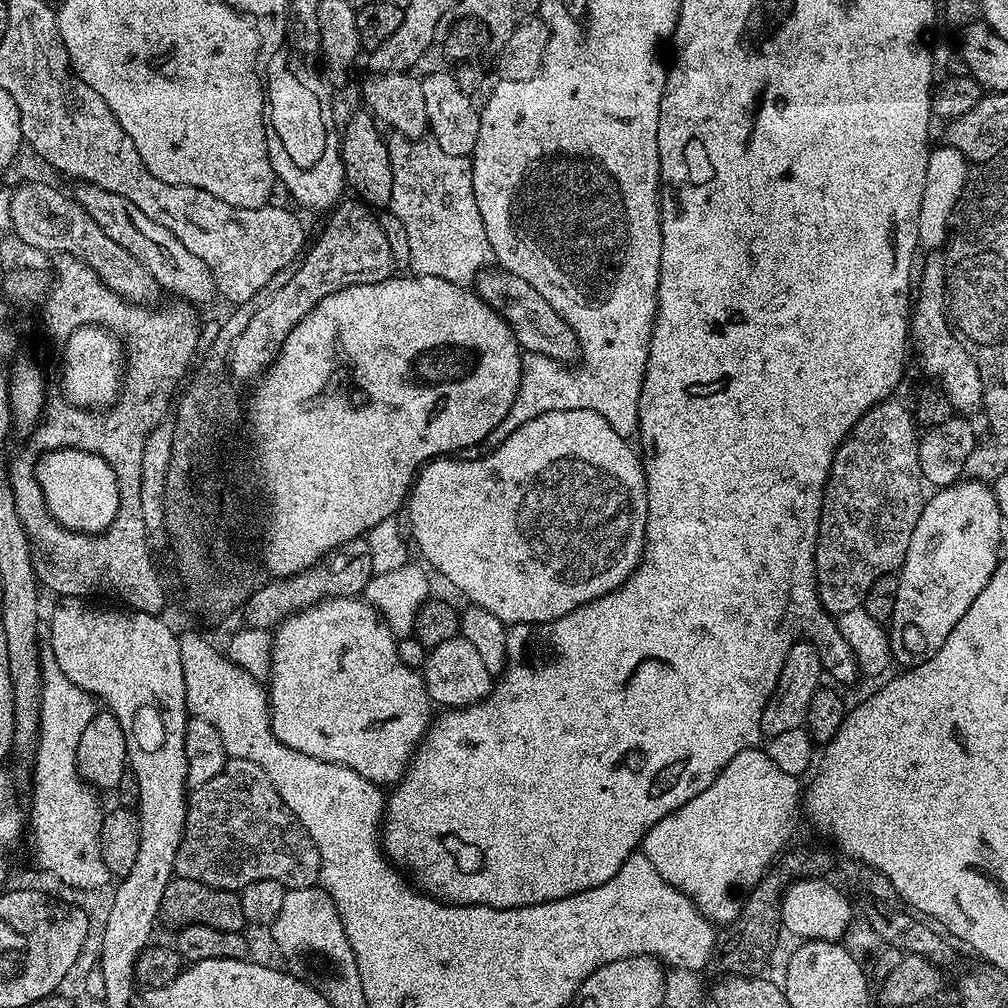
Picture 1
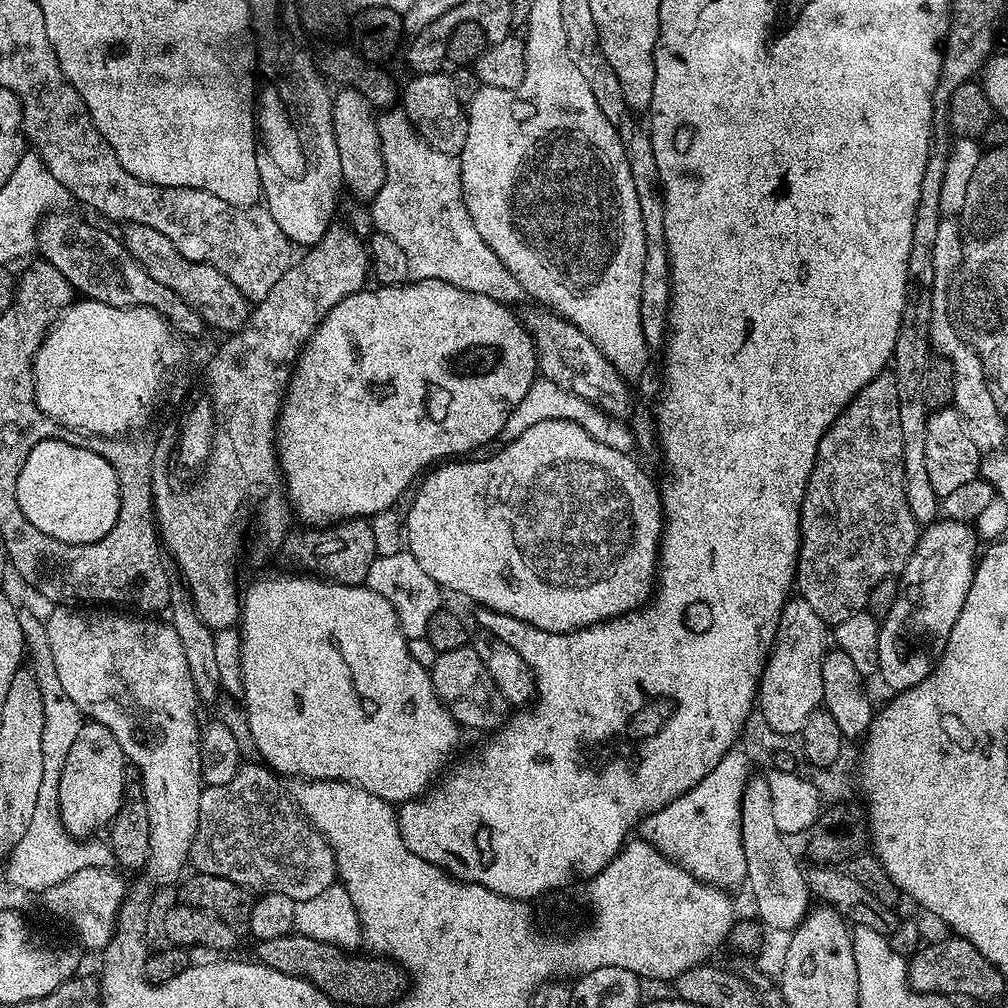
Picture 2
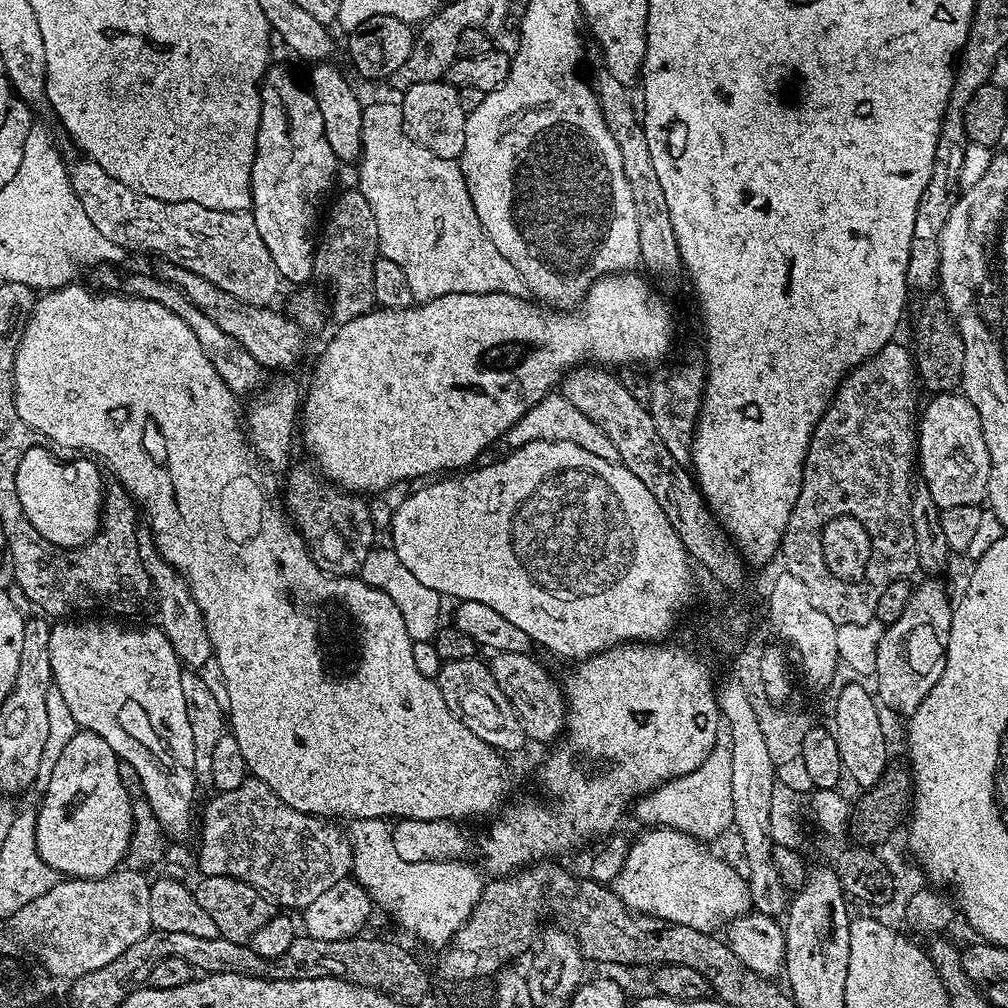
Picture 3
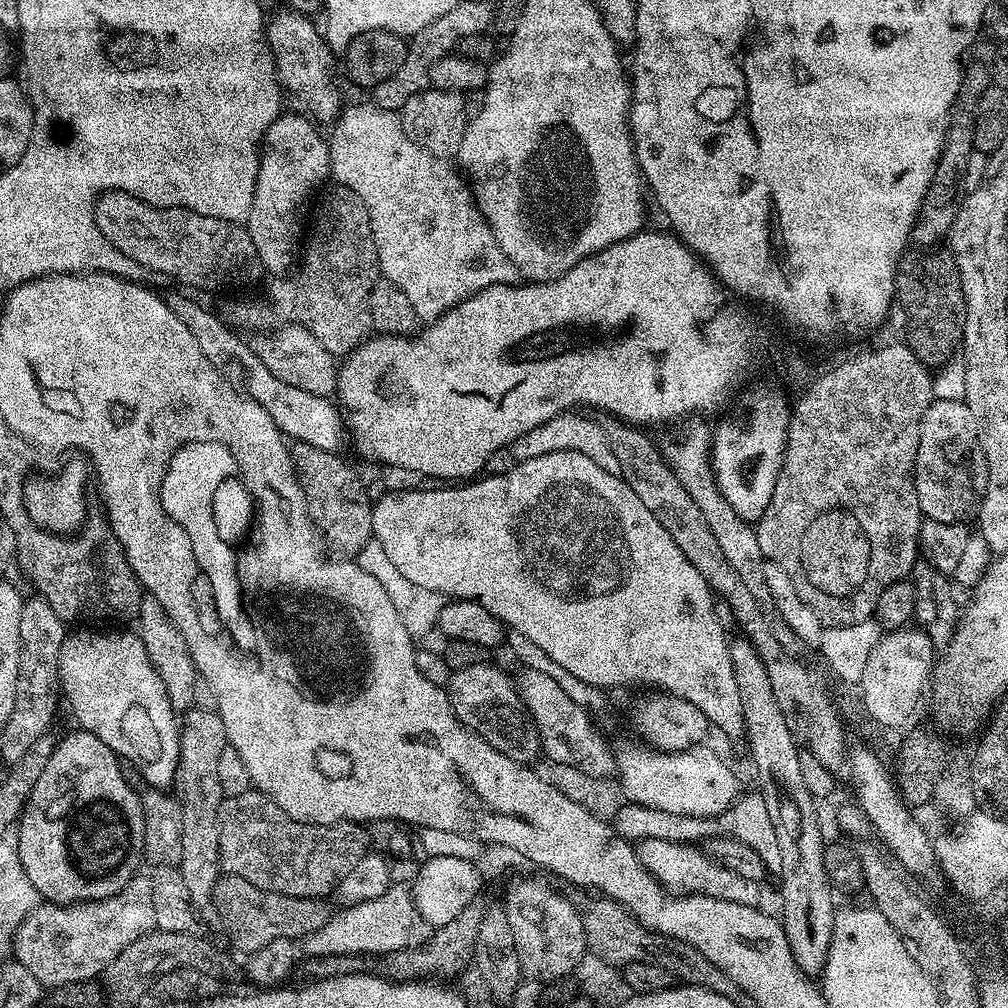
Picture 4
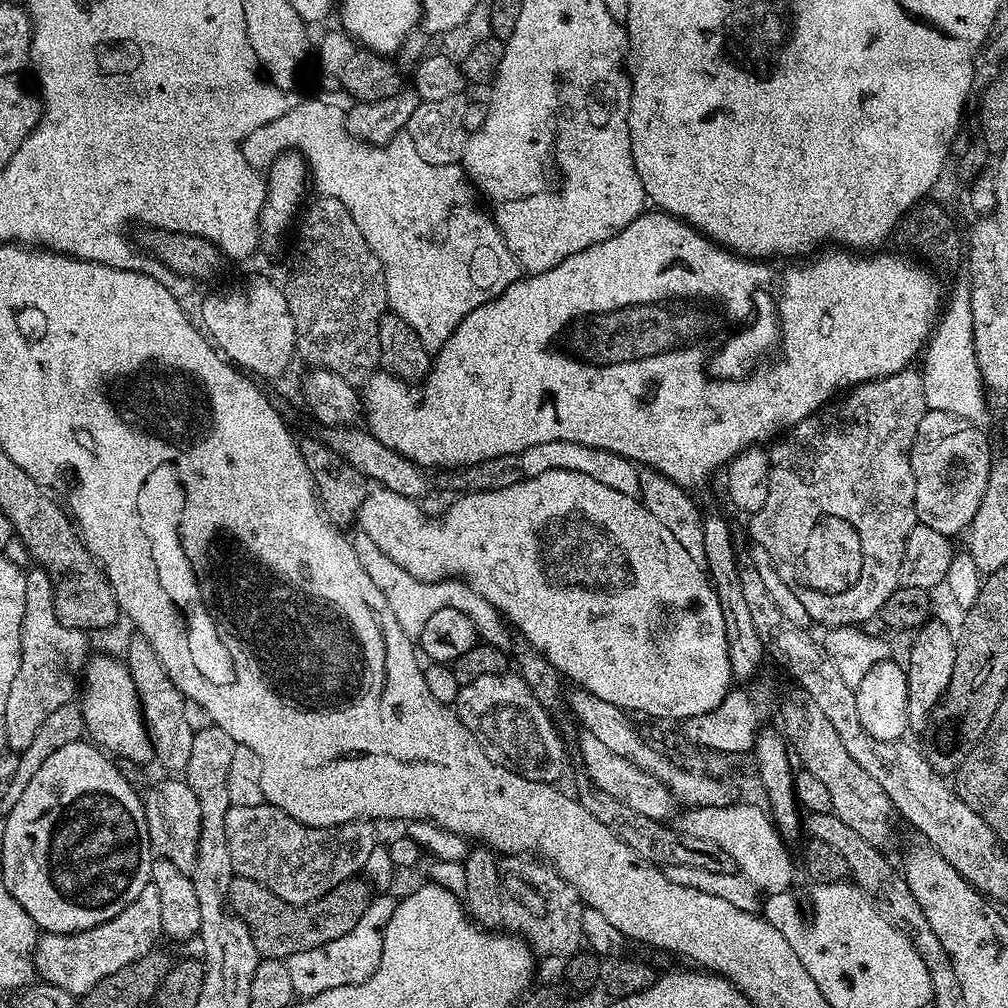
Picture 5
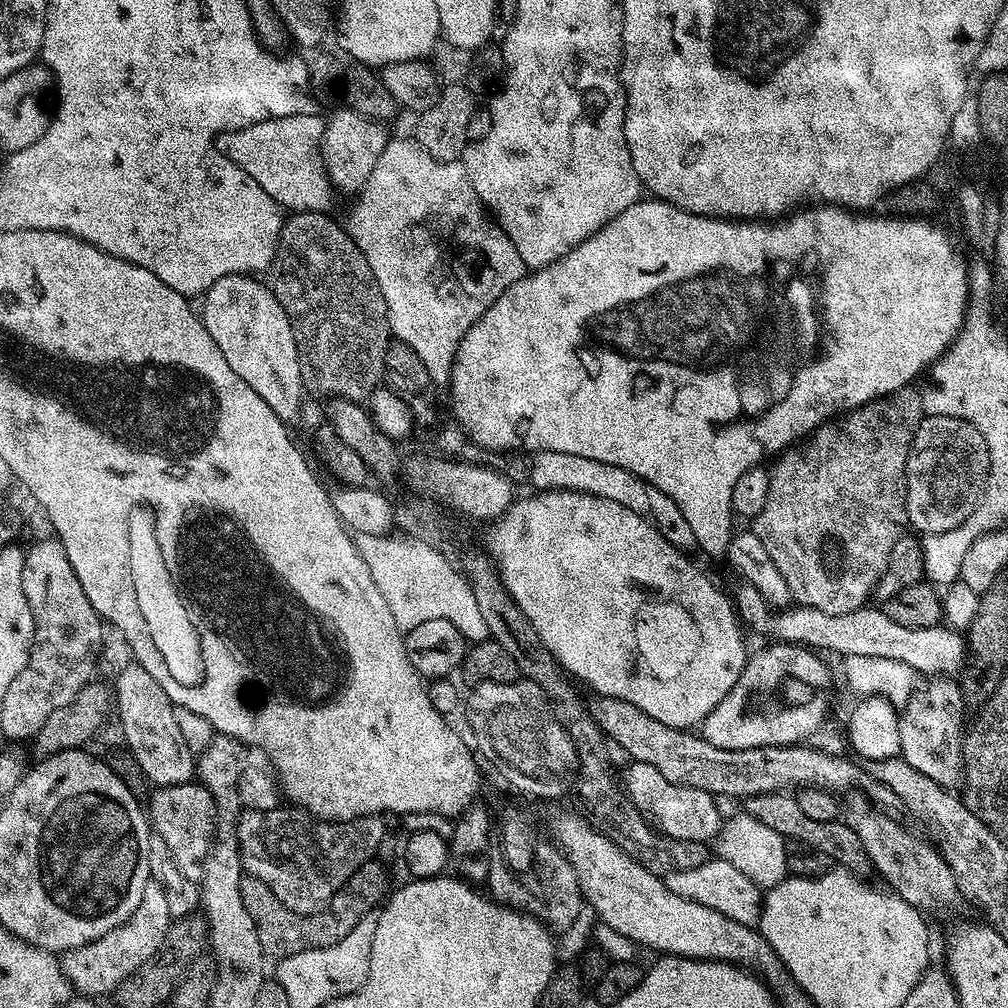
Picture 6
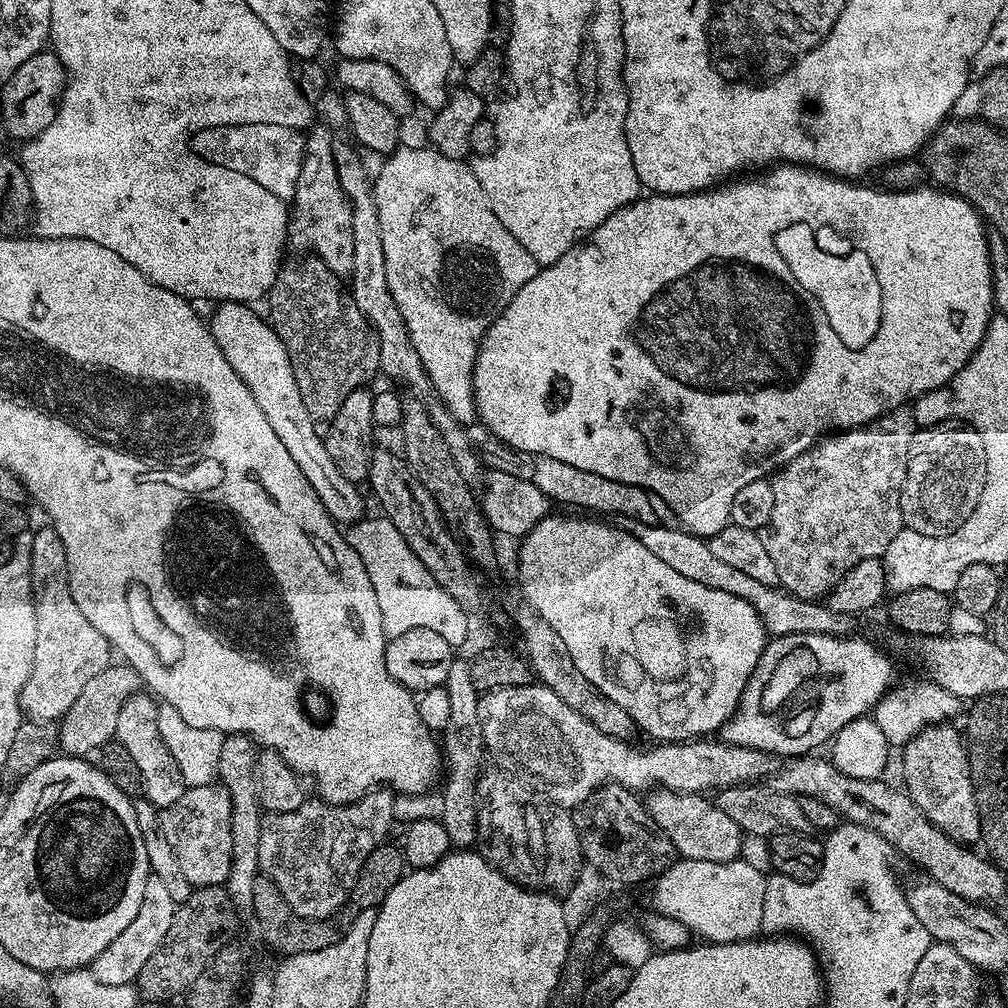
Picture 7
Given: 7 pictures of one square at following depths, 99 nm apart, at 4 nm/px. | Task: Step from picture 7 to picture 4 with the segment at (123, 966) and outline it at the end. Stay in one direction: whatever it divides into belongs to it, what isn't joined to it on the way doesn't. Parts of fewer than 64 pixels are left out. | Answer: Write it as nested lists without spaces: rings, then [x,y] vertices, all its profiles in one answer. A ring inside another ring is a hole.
[[[138,874],[124,887],[117,896],[105,900],[87,900],[81,904],[37,903],[29,912],[16,933],[12,935],[11,955],[21,963],[38,982],[49,989],[61,988],[64,984],[81,984],[84,980],[96,980],[142,934],[153,931],[154,901],[150,894],[150,879],[147,875]]]

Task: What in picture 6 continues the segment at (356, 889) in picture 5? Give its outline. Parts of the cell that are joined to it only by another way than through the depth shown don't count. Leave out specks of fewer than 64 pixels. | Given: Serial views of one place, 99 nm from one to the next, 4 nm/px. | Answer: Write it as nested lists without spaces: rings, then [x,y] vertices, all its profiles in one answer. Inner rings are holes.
[[[380,858],[367,860],[362,866],[358,866],[358,870],[354,870],[352,877],[338,890],[338,894],[334,894],[332,901],[321,912],[309,916],[287,908],[274,894],[274,890],[270,890],[270,886],[262,882],[262,878],[246,874],[242,878],[242,904],[246,906],[250,918],[254,918],[258,942],[262,942],[265,957],[283,958],[290,954],[302,954],[302,950],[334,946],[346,939],[350,933],[357,931],[364,917],[373,915],[390,895],[393,884],[388,877],[387,866],[389,865]]]

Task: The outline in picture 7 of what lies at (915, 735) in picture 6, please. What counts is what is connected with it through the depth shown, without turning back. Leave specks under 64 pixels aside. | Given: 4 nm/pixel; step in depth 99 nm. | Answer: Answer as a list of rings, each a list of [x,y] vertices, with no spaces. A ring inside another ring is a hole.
[[[952,722],[929,724],[904,745],[902,788],[934,826],[938,826],[951,840],[972,846],[980,840],[980,804],[976,800],[978,784],[972,781],[974,764],[965,737],[956,726]]]

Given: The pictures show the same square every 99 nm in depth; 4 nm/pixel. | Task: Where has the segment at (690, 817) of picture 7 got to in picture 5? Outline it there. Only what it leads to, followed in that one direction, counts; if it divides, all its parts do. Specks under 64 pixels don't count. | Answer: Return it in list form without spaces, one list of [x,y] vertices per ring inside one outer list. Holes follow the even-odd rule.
[[[585,731],[582,738],[584,739],[580,744],[580,760],[584,763],[582,772],[592,779],[598,790],[606,790],[610,798],[618,798],[618,802],[646,818],[661,822],[669,819],[667,816],[672,812],[674,797],[668,785],[659,776],[654,776],[645,768],[640,768],[634,762],[614,754],[614,750],[610,750],[610,746],[603,744],[600,739],[594,738],[594,734]]]

